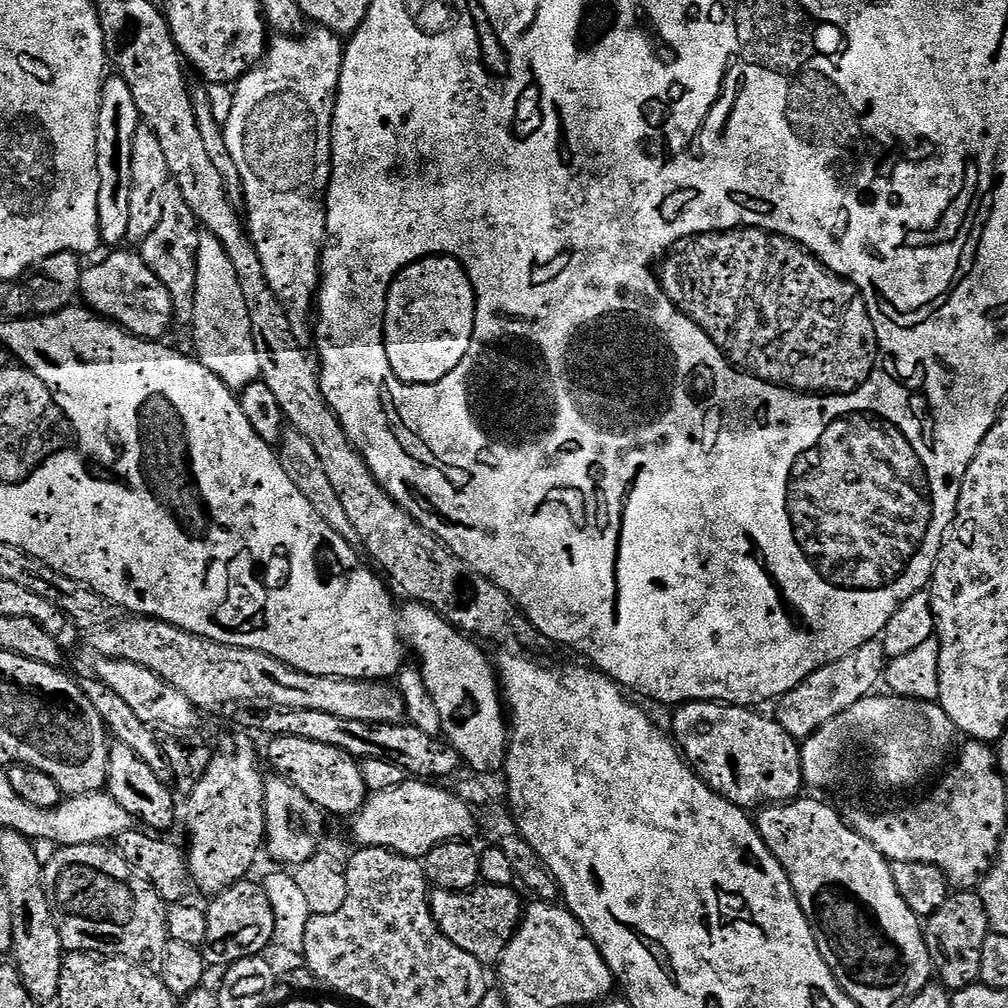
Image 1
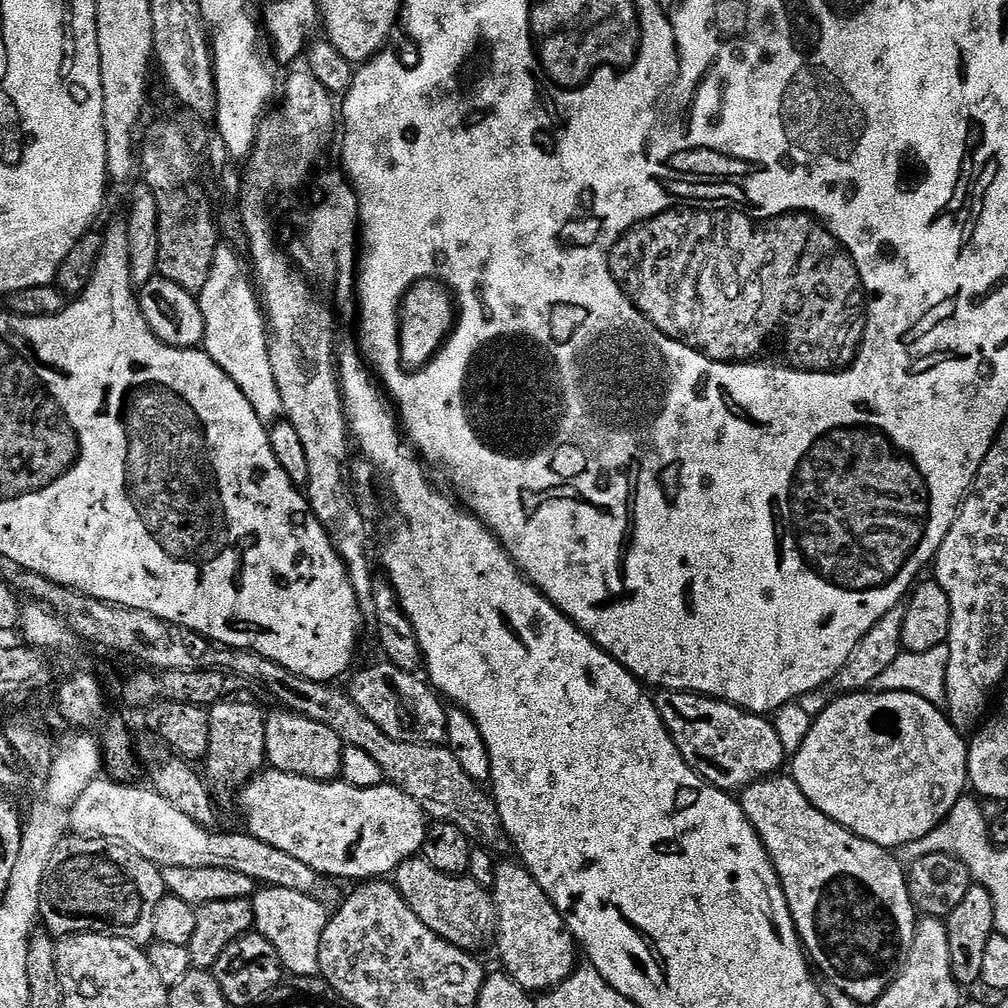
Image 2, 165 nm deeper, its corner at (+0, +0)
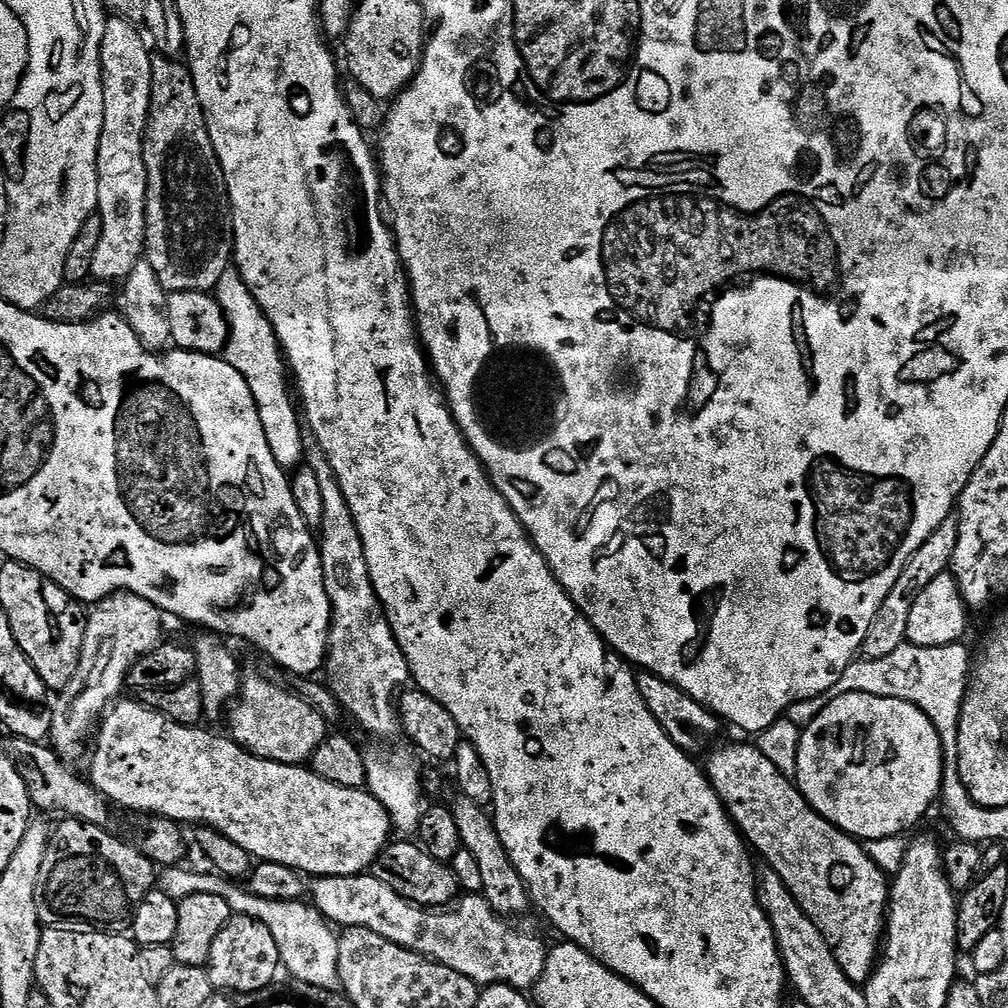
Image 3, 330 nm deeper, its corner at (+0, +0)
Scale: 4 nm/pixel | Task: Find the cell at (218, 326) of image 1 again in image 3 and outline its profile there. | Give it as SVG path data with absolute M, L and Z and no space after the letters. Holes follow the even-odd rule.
M229 270L226 274L222 274L214 295L220 304L220 309L224 311L224 317L228 320L226 349L228 364L234 366L234 370L238 370L242 378L246 378L250 386L250 394L254 394L254 402L258 406L258 418L262 418L262 430L266 430L266 443L270 445L270 454L274 454L281 468L295 470L301 467L304 460L306 439L304 440L304 434L300 430L301 415L299 414L299 418L296 414L296 408L292 405L292 396L288 393L290 380L286 375L286 360L282 355L280 342L276 339L272 323L258 306L250 286L240 276L239 271Z

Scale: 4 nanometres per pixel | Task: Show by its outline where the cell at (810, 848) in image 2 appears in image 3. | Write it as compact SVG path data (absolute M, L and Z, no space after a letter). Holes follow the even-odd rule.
M755 743L728 744L718 749L706 763L706 775L755 855L759 859L761 856L763 863L776 871L798 906L802 906L814 926L818 926L838 966L842 966L842 974L846 974L846 978L850 978L854 985L867 984L882 952L890 899L889 877L872 861L867 847L855 836L846 835L838 826L818 815L795 783L784 776L782 770L778 770L778 766L774 766L774 762L770 762L770 758L766 758L766 754L762 754Z

